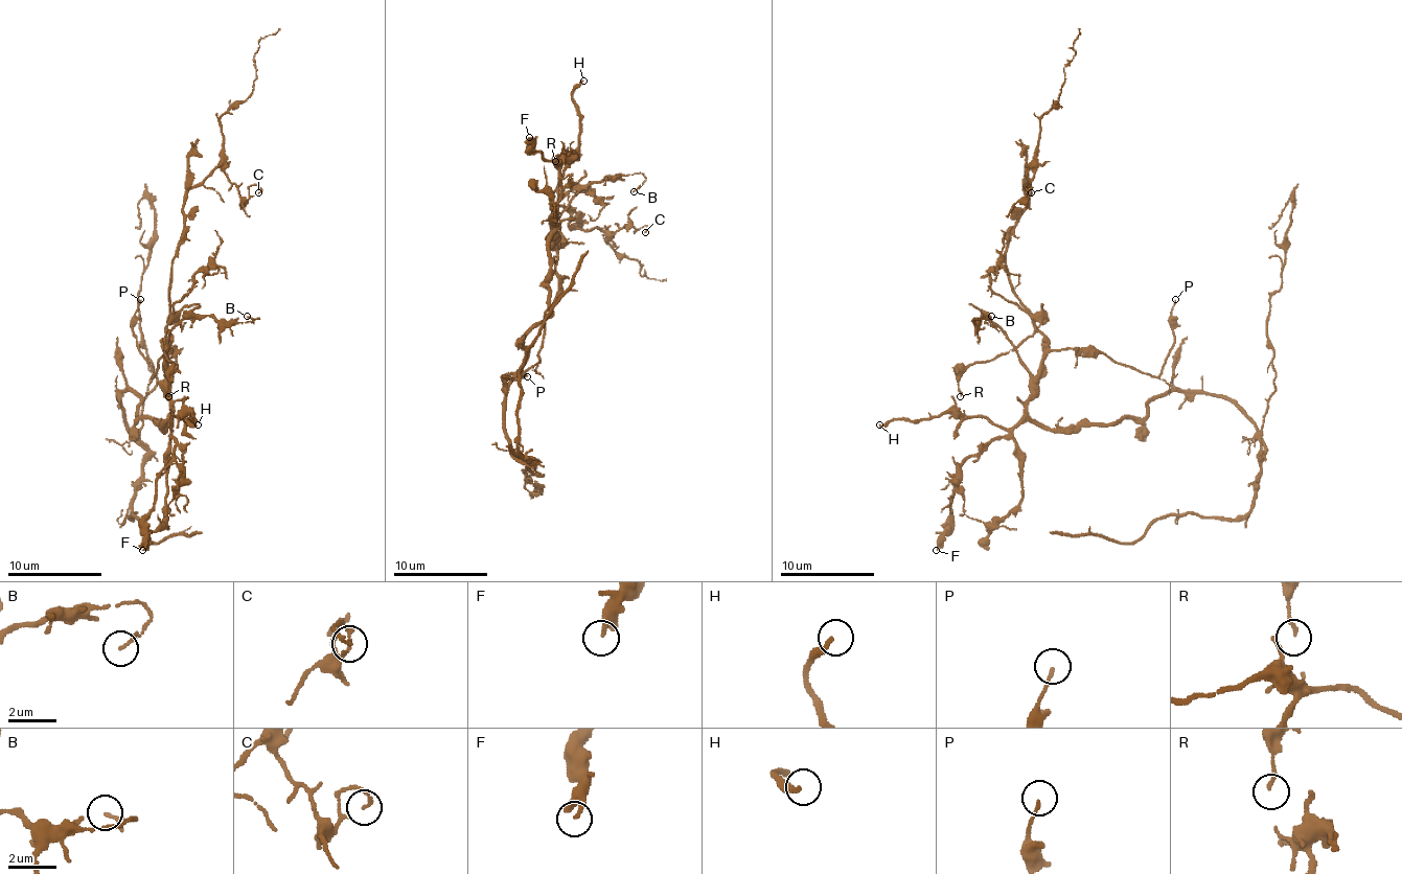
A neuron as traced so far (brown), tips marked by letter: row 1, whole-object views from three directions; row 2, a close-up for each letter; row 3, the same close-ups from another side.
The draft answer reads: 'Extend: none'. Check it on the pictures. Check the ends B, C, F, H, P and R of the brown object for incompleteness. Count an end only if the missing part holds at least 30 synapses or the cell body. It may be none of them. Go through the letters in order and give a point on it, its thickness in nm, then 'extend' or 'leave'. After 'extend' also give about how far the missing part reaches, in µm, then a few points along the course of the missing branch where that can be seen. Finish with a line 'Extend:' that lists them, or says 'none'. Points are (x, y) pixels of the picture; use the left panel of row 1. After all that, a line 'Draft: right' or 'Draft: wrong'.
B: at (247, 316); 120 nm thick; leave
C: at (258, 192); 130 nm thick; leave
F: at (142, 550); 180 nm thick; leave
H: at (198, 424); 280 nm thick; extend; about 90 µm are missing; missing branch runs (198, 424), (235, 422), (252, 406), (235, 327), (278, 245), (278, 202), (245, 91)
P: at (140, 299); 120 nm thick; leave
R: at (168, 396); 100 nm thick; leave
Extend: H
Draft: wrong

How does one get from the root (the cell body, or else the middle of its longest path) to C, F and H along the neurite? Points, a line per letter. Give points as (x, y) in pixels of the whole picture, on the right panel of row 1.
C: (1087, 424), (1050, 430), (1027, 411), (1046, 335), (1012, 288), (1005, 247), (1031, 166), (1031, 192)
F: (1087, 424), (1050, 430), (1016, 422), (1003, 437), (988, 441), (960, 467), (948, 531), (936, 550)
H: (1087, 424), (1050, 430), (1016, 422), (1003, 430), (984, 417), (956, 417), (950, 413), (879, 424)

